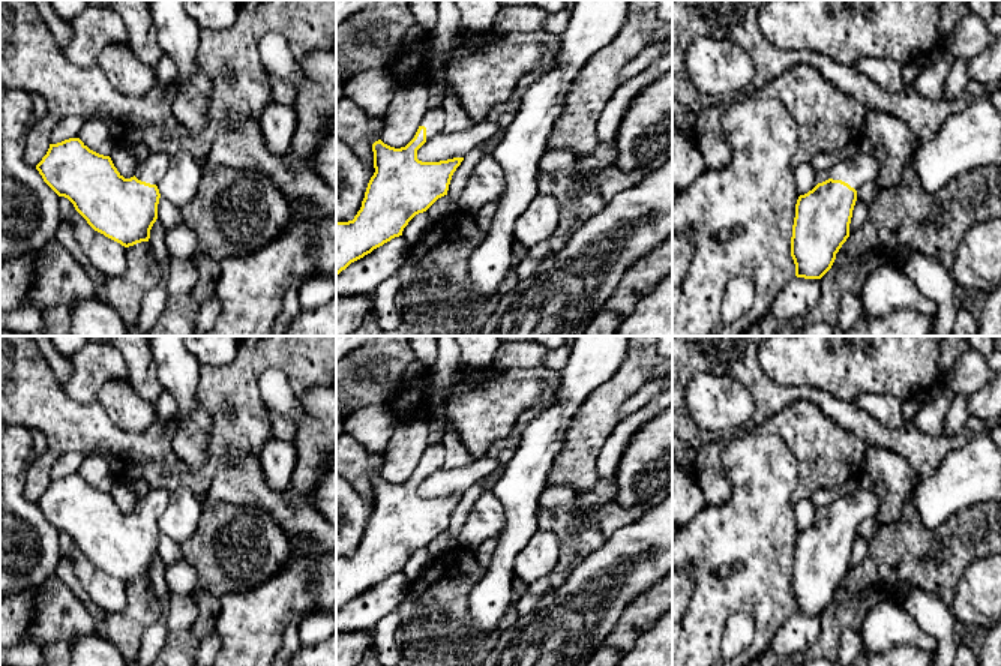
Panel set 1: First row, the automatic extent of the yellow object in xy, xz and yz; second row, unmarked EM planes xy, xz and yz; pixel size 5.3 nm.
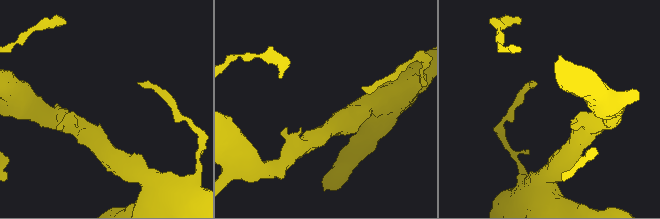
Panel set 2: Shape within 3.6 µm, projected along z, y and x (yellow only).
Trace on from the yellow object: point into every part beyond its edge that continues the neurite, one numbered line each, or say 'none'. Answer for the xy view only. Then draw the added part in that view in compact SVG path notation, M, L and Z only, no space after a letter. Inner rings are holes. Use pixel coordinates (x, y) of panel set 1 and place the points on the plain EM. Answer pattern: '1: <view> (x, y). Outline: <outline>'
1: xy (152, 506). Outline: M158 488L140 498L135 507L135 513L141 518L158 520L170 502L168 490Z

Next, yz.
1: yz (860, 504). Outline: M860 489L837 496L830 504L830 514L842 516L858 526L867 519L876 519L879 510L879 500L872 490Z

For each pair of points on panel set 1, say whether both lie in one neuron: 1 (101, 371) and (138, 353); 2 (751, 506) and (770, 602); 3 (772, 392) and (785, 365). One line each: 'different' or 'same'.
1: different
2: same
3: different

